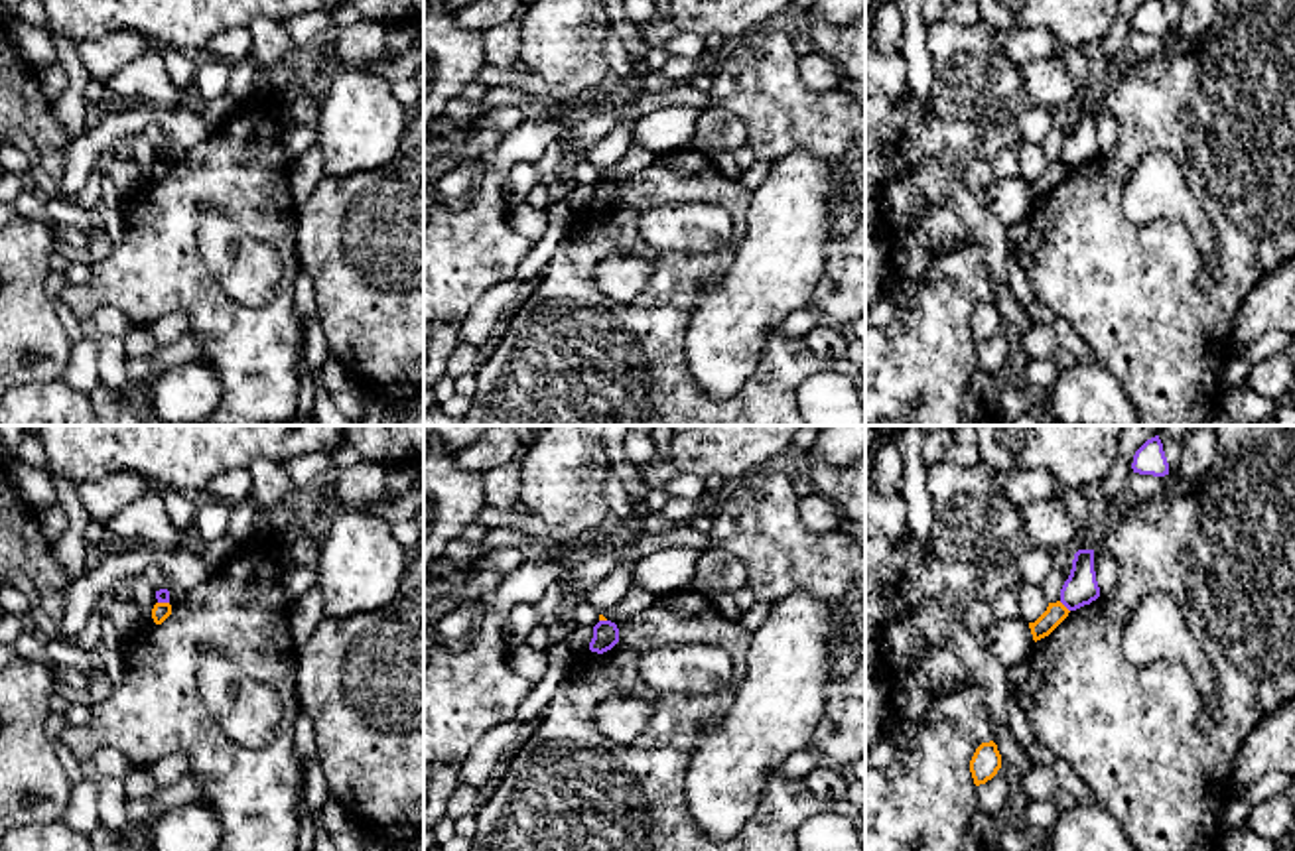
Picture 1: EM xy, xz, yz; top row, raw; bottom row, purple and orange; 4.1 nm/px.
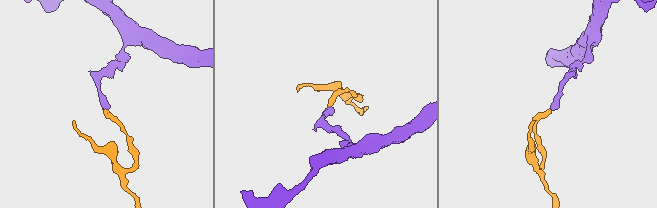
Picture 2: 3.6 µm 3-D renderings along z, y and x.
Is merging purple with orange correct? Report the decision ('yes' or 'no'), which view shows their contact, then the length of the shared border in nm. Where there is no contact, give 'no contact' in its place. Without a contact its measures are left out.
no | yz | 60 nm

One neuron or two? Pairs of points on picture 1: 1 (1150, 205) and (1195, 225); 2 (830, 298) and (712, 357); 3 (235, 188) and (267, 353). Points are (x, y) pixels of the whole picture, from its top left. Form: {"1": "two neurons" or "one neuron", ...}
{"1": "one neuron", "2": "two neurons", "3": "one neuron"}

